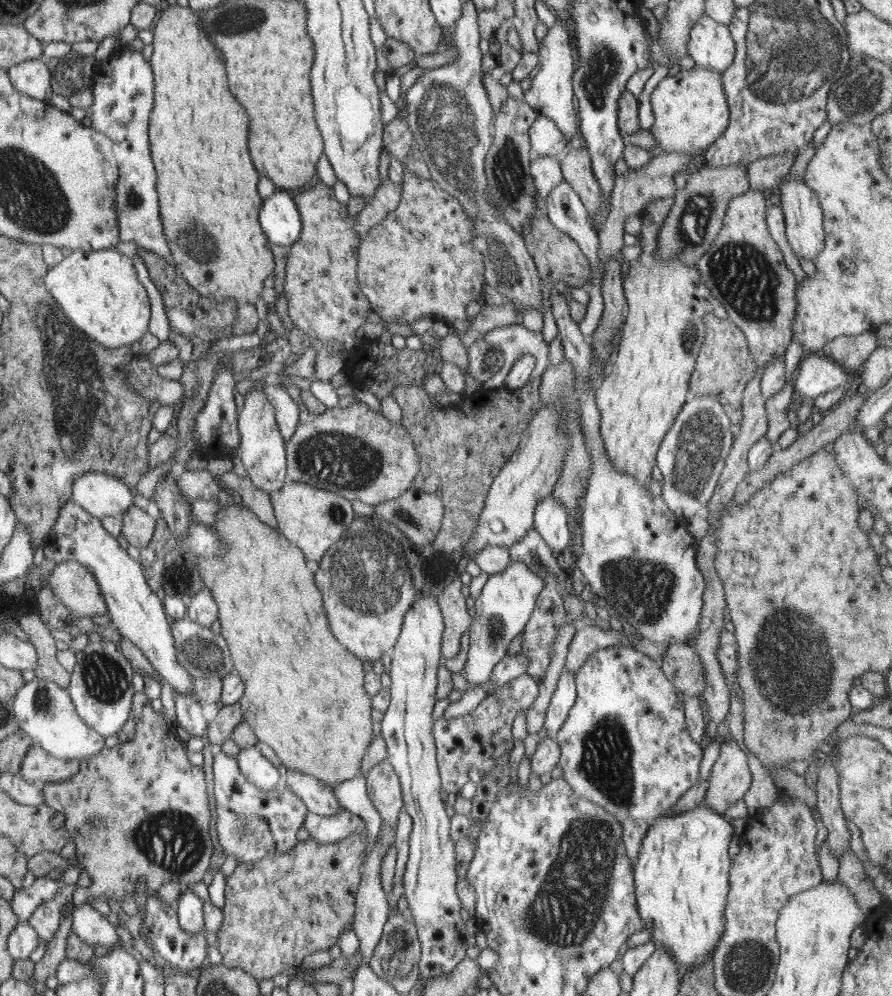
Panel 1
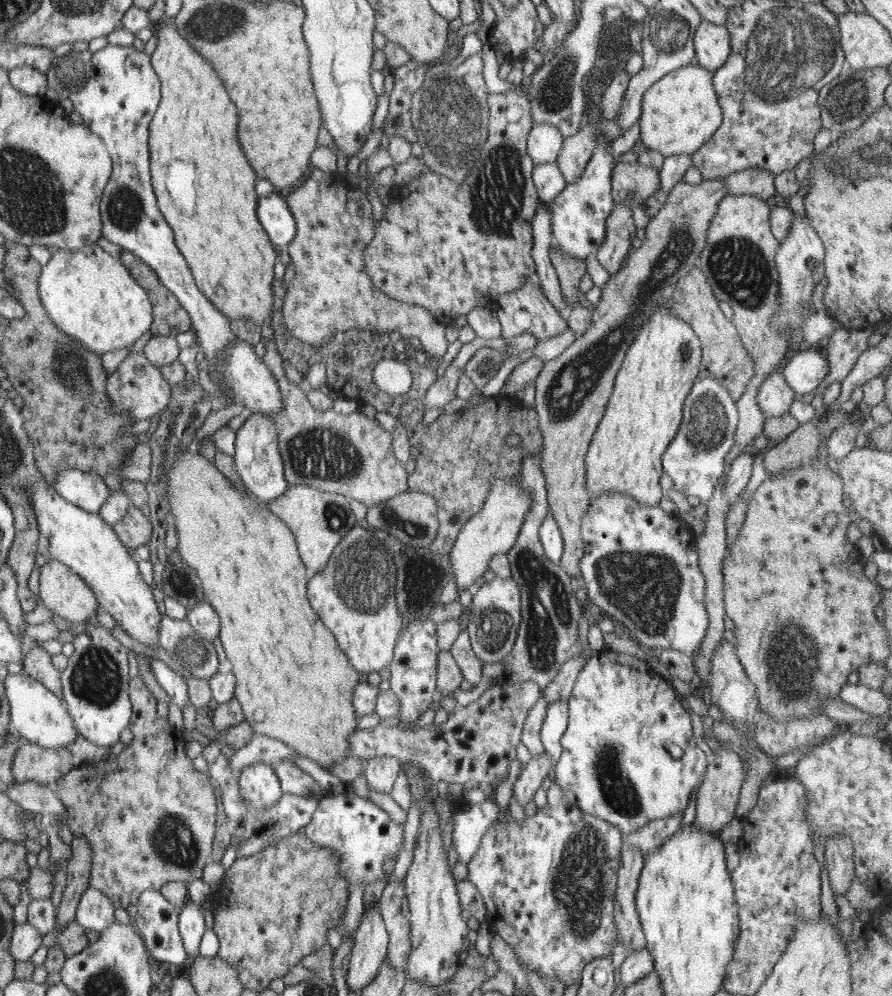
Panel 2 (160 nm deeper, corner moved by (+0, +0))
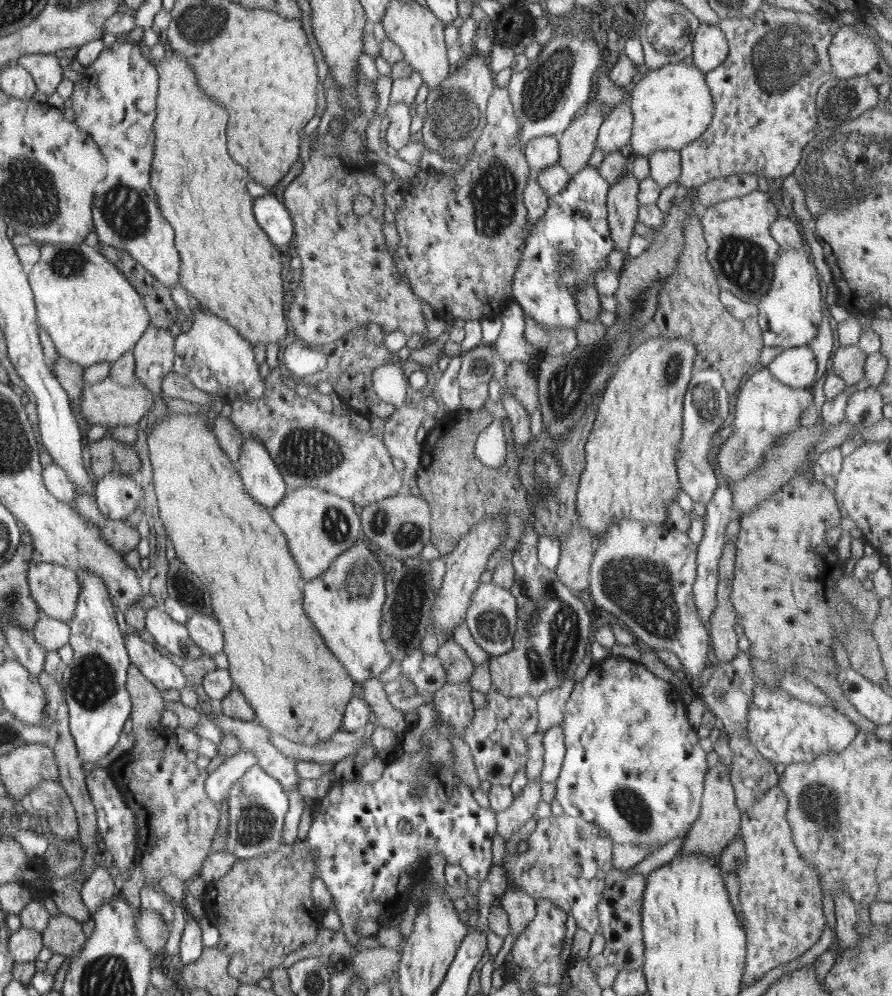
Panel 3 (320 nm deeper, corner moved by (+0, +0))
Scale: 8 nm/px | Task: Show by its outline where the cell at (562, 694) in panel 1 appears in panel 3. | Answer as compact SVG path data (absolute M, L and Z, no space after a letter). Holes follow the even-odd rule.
M563 725L553 726L543 735L544 758L541 770L543 782L556 782L565 759Z

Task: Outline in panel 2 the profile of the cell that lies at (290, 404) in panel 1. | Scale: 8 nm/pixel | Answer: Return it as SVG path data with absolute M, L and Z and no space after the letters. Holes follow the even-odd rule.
M236 340L228 352L223 354L224 366L220 368L224 375L224 383L228 385L236 396L236 400L244 402L247 410L260 413L279 413L283 407L282 395L278 387L278 381L270 373L262 359L258 359L255 349L248 342Z

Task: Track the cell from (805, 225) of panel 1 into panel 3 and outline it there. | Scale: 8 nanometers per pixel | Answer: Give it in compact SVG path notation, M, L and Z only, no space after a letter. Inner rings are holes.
M805 248L780 251L775 260L770 288L758 304L758 325L762 329L764 347L781 351L809 346L818 335L822 322L822 307L818 271L813 261L808 259Z

